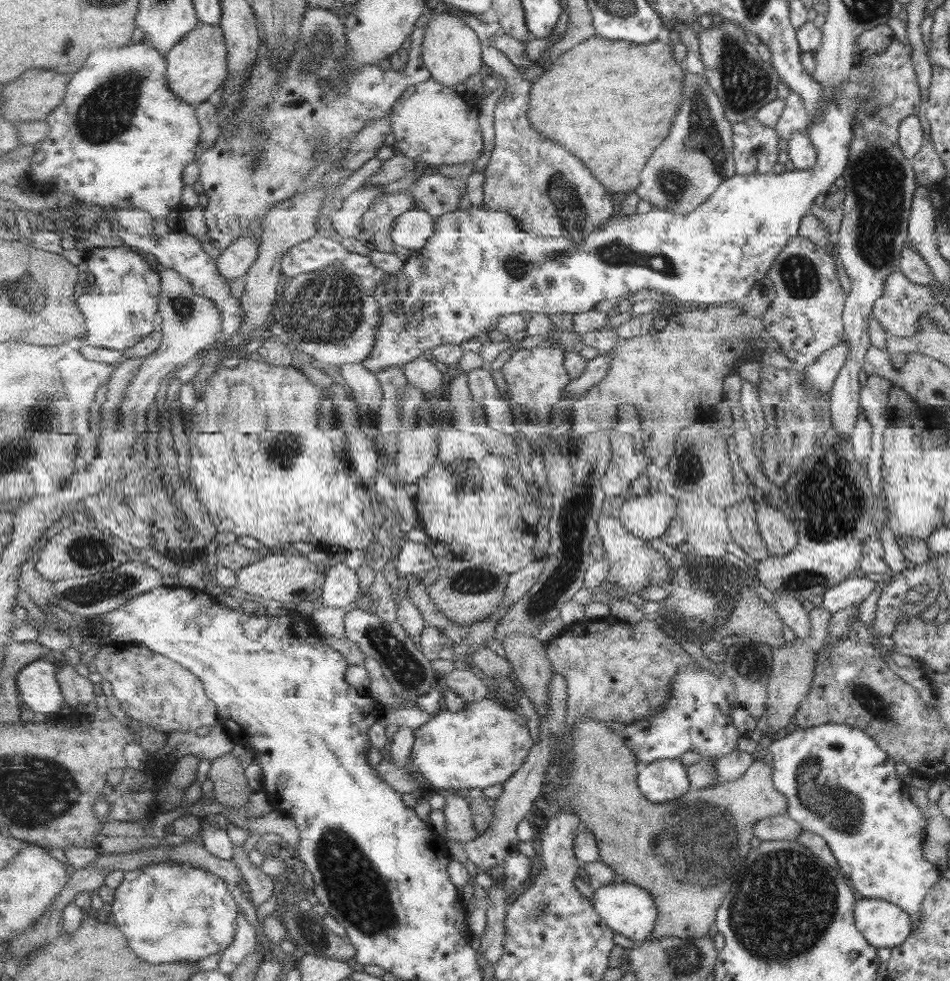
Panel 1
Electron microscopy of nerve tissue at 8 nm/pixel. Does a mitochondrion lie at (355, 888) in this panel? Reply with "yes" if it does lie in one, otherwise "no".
yes

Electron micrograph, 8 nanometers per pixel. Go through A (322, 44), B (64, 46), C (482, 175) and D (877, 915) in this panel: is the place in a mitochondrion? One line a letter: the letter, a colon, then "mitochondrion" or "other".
A: mitochondrion
B: mitochondrion
C: other
D: other

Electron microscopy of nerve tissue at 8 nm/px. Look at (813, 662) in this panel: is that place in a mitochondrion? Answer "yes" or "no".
no

